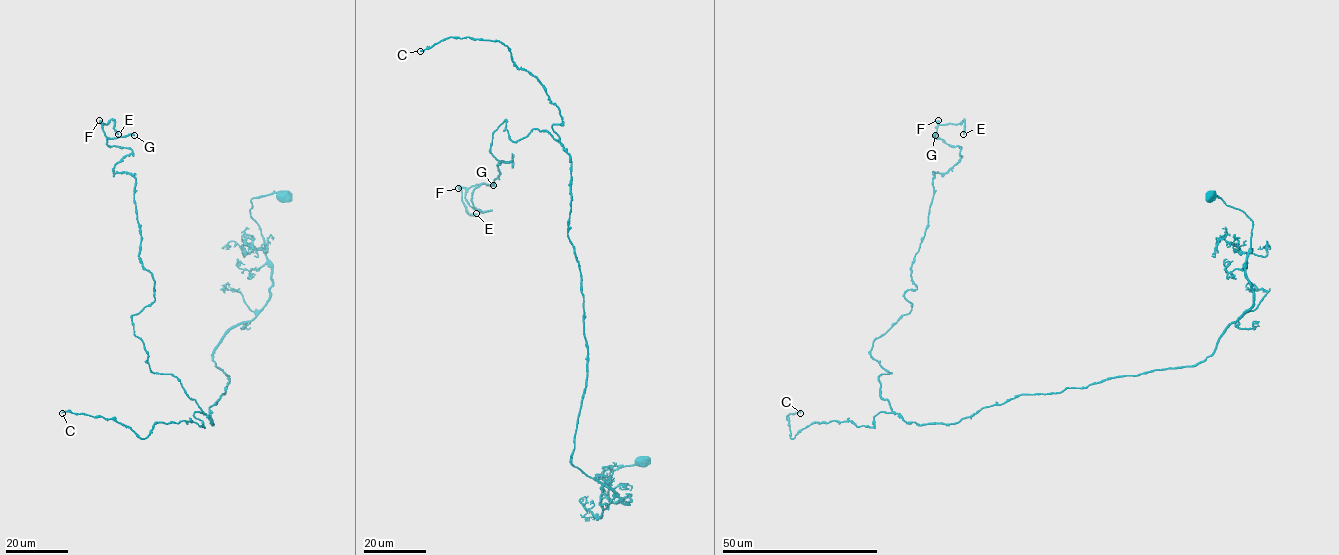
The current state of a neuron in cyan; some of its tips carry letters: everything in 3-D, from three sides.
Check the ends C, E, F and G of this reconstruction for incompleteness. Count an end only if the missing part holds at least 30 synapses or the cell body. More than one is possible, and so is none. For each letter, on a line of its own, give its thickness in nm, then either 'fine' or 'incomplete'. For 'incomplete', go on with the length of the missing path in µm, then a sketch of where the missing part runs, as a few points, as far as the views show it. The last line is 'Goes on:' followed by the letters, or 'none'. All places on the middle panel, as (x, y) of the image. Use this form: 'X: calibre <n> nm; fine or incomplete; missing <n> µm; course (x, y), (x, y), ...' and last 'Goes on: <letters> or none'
C: calibre 190 nm; incomplete; missing 60 µm
E: calibre 240 nm; fine
F: calibre 480 nm; fine
G: calibre 380 nm; fine
Goes on: C

